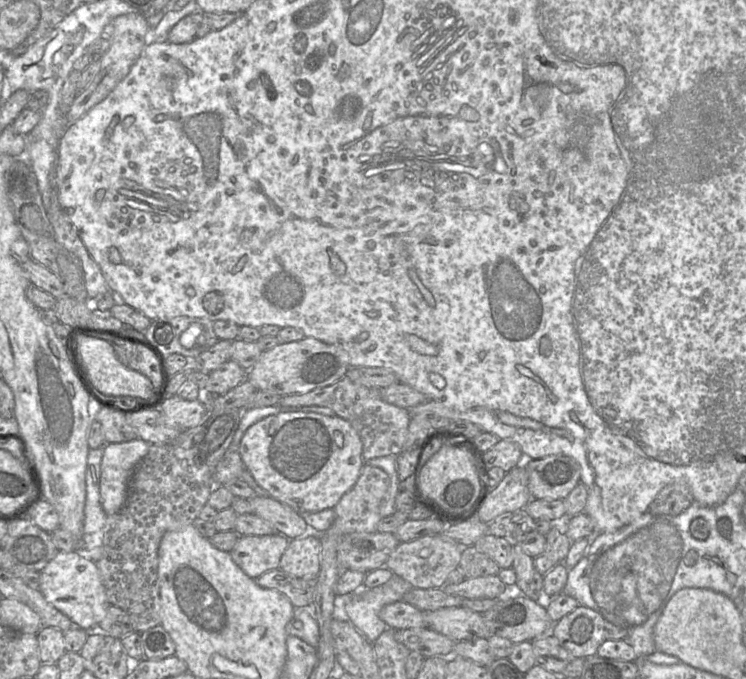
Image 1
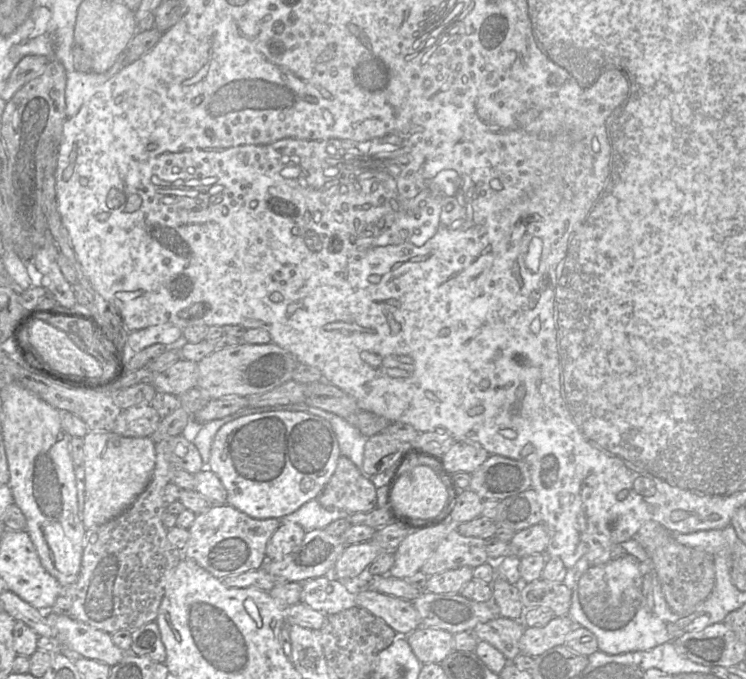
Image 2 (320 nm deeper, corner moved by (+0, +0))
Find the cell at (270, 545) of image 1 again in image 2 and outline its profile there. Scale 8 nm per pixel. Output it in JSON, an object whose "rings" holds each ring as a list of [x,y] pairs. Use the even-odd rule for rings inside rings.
{"rings":[[[228,504],[213,505],[205,513],[196,515],[188,528],[189,539],[181,554],[219,579],[257,570],[268,560],[266,545],[280,524],[277,518],[252,518]]]}

